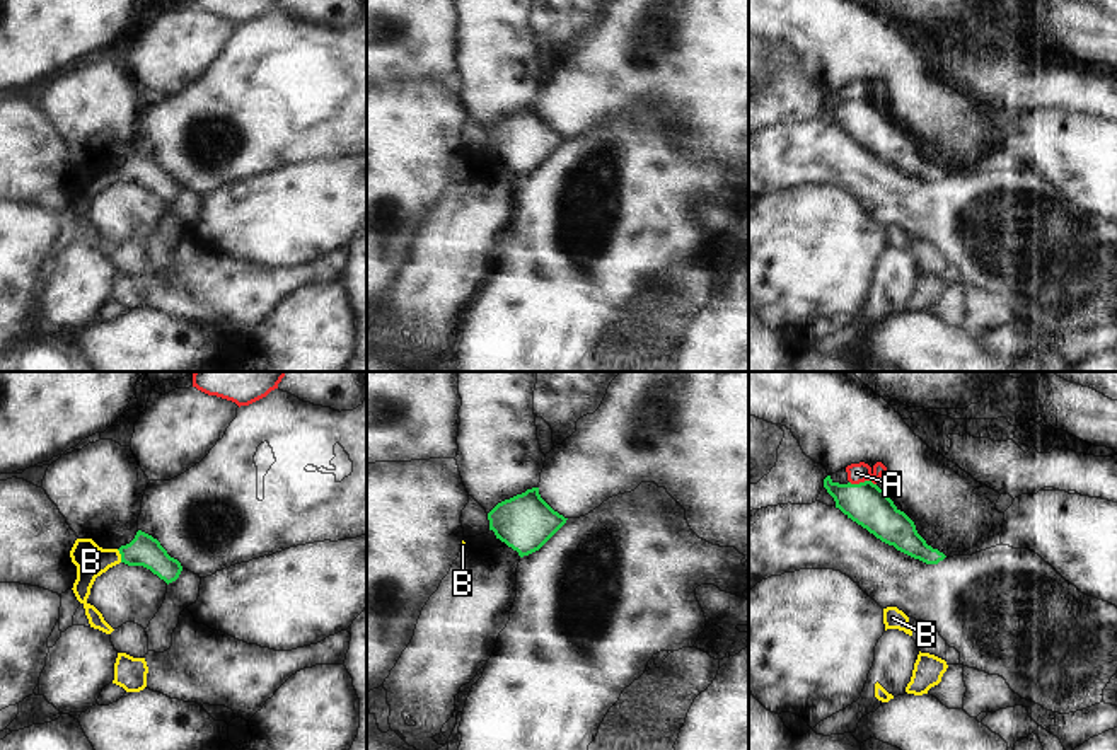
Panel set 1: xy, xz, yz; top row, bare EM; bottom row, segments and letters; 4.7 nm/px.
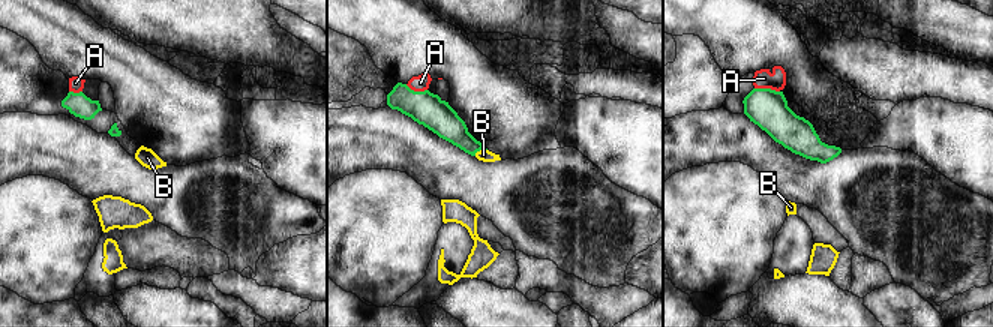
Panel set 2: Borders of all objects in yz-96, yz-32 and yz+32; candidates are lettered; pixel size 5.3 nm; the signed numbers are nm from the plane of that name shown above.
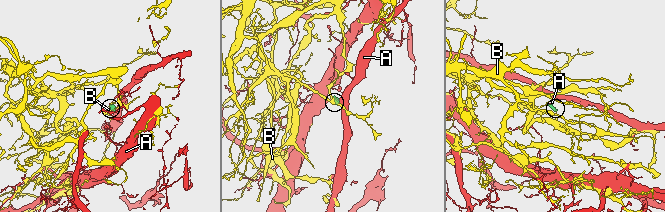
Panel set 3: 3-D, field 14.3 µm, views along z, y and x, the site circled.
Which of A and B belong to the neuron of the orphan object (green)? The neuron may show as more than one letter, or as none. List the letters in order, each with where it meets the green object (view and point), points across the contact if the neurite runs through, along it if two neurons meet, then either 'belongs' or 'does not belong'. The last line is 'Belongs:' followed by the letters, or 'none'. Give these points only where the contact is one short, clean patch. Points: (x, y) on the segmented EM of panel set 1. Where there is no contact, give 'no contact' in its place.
A: meets green in yz at (865, 481); border along yz (850, 481), (872, 481), (875, 484); does not belong
B: meets green in xy at (121, 556); runs through xy (144, 549), (121, 556), (91, 561); belongs
Belongs: B

